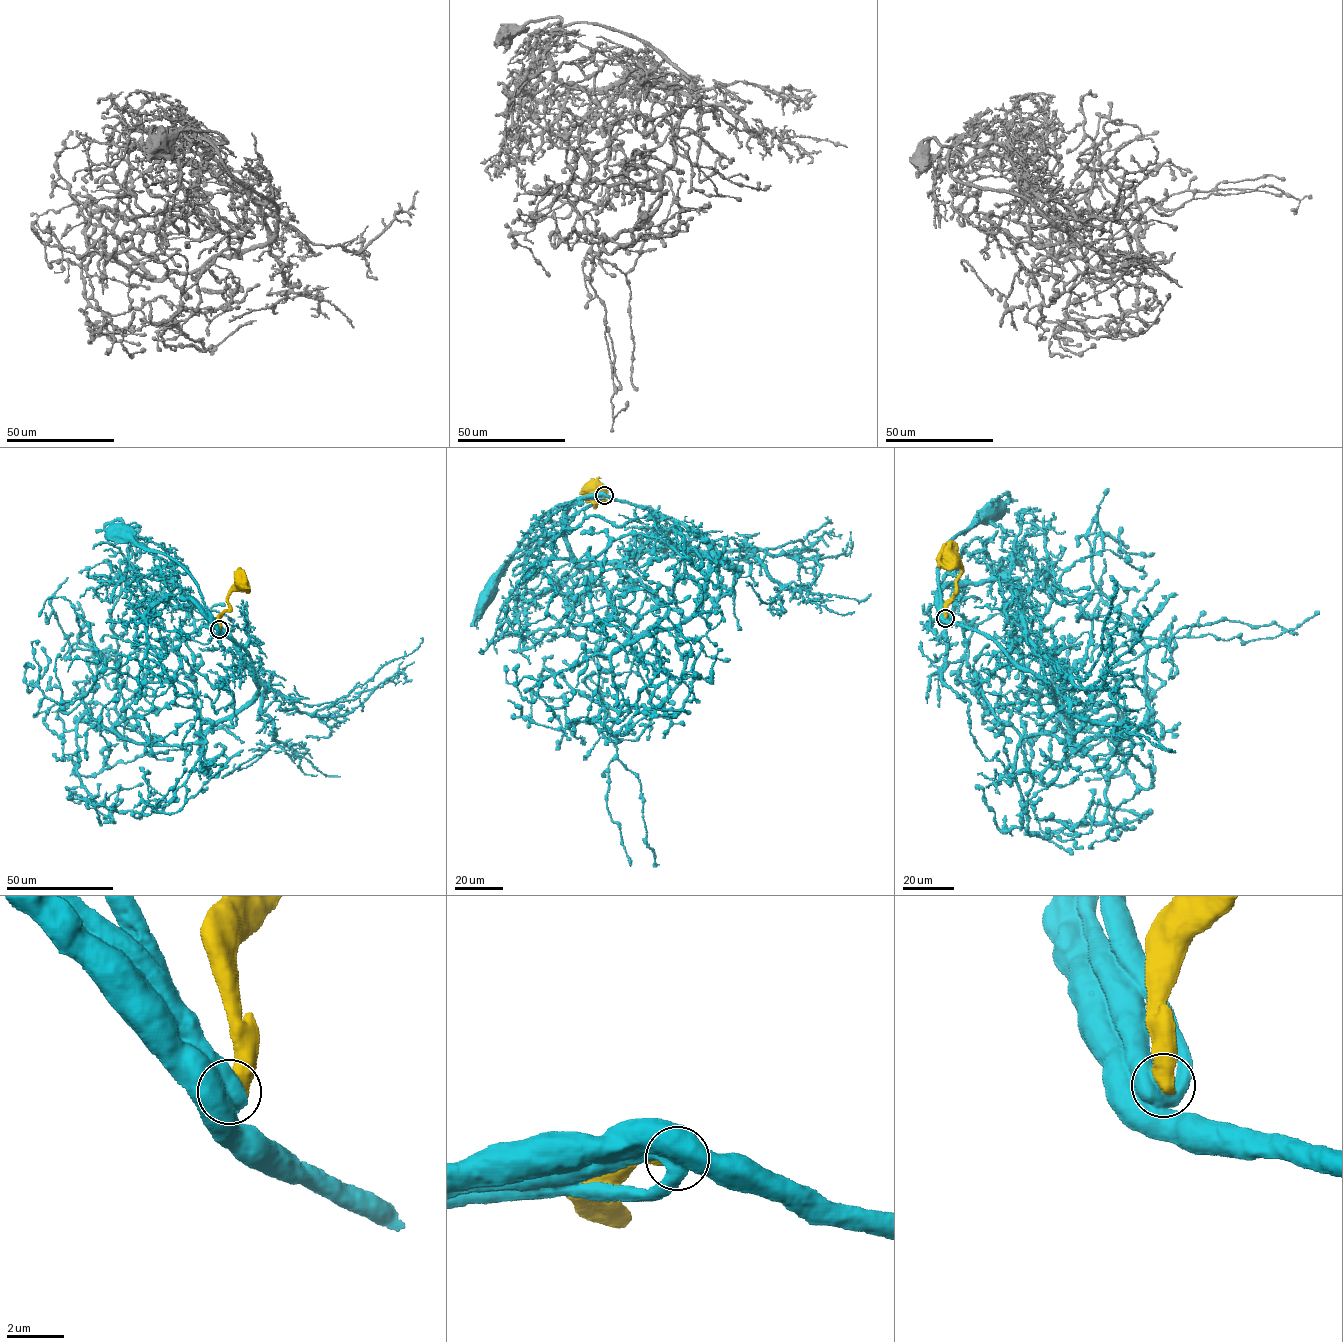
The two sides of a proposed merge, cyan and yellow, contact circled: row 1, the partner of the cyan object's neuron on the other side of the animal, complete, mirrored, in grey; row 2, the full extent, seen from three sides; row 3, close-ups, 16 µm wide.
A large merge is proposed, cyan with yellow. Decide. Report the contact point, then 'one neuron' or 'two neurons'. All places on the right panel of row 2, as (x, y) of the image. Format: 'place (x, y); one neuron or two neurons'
place (945, 618); two neurons

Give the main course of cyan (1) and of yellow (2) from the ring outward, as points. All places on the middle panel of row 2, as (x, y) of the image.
1: (604, 495), (567, 502), (546, 513), (530, 529), (486, 595)
2: (604, 495), (598, 496), (604, 501), (595, 503), (595, 506), (592, 491)

